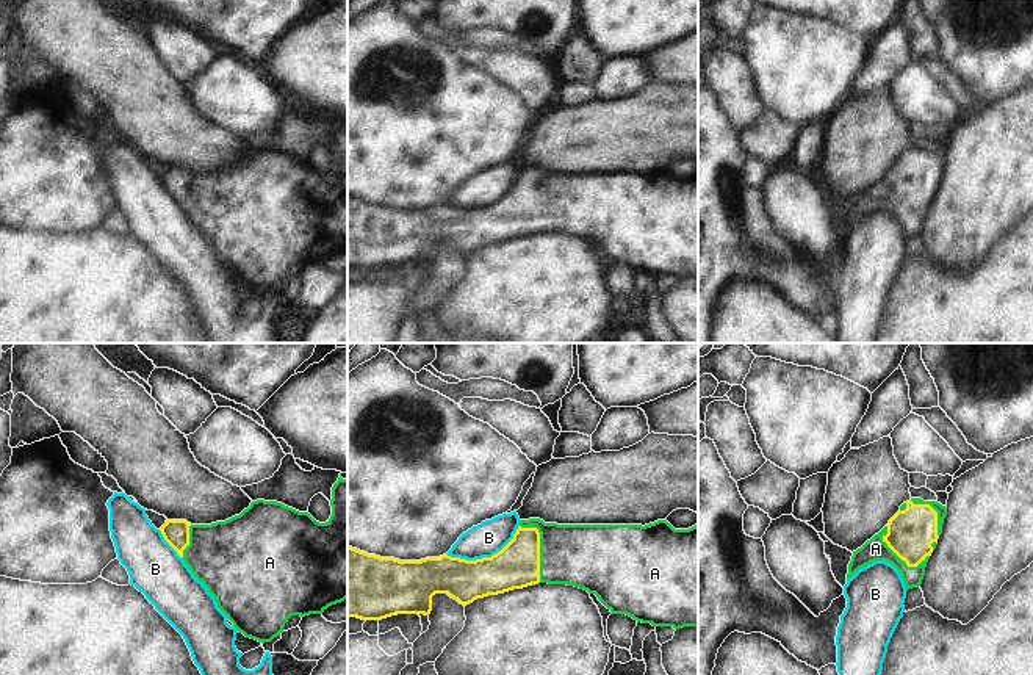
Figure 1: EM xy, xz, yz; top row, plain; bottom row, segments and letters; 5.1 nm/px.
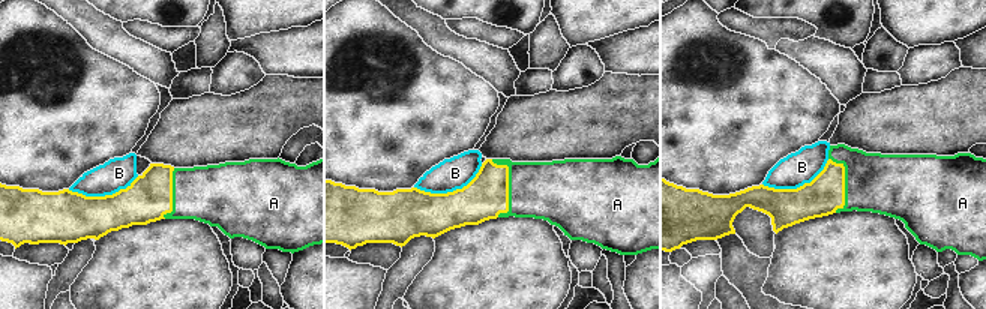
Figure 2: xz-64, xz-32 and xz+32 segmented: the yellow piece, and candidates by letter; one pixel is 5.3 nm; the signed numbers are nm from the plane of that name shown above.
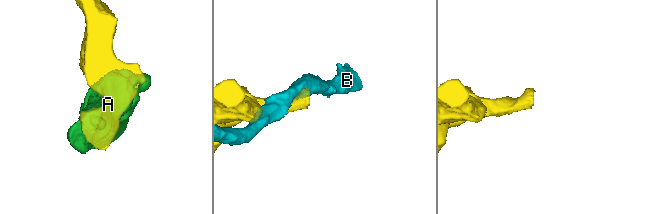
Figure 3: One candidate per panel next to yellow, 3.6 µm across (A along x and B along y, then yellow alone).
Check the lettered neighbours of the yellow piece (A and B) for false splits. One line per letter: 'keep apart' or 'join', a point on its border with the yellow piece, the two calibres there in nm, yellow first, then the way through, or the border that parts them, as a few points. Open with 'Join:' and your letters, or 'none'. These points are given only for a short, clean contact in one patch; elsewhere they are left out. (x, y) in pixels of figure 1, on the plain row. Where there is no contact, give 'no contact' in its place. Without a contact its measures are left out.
Join: A
A: join; contact xz (539, 196); calibres 240 and 320 nm; way xz (517, 215), (539, 196), (548, 202), (586, 205)
B: keep apart; contact xz (485, 207); calibres 240 and 170 nm

